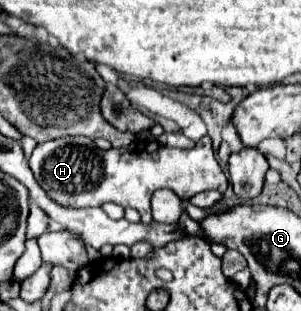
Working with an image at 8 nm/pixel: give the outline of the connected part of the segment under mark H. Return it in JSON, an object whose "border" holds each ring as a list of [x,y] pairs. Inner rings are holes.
{"border":[[[64,136],[38,144],[28,164],[36,182],[56,204],[68,208],[92,208],[102,206],[104,202],[114,202],[122,208],[136,208],[144,224],[152,220],[150,198],[160,188],[172,190],[180,200],[190,200],[198,192],[226,192],[228,188],[228,180],[214,158],[212,140],[208,136],[198,140],[192,150],[176,150],[144,140],[136,140],[126,148],[100,150],[90,138],[84,136],[74,136],[72,150],[72,138]]]}

